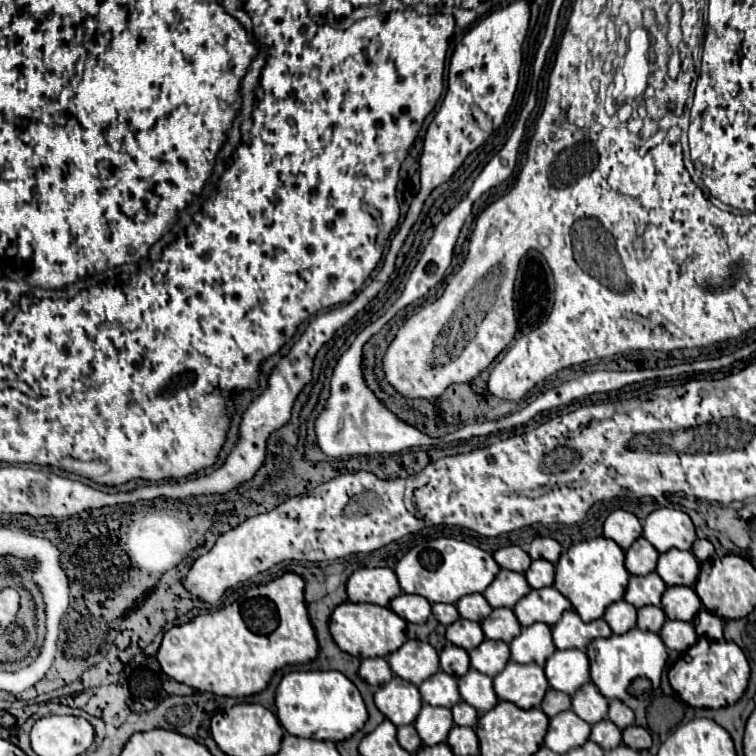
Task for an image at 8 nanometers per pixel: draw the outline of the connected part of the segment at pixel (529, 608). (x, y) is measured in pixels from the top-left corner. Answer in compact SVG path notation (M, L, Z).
M544 587L532 589L526 597L522 597L522 601L518 601L518 605L514 607L514 613L522 627L528 627L536 621L556 625L562 613L568 609L572 609L572 603L562 593L558 593L558 589Z

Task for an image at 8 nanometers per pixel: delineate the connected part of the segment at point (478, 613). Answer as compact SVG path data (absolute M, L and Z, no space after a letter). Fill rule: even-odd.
M482 593L464 595L464 597L456 603L456 609L458 609L458 613L460 613L464 619L470 619L470 621L482 621L482 619L486 619L486 617L492 613L492 607L488 605L488 601L484 599Z

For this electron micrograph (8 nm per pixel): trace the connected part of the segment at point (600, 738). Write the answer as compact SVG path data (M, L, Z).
M602 719L600 723L596 723L592 727L590 739L594 743L598 743L604 751L608 751L608 749L614 749L622 743L622 731L610 719Z

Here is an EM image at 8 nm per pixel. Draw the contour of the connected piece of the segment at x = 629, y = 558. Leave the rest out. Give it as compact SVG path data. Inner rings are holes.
M638 537L630 549L626 551L626 569L632 575L646 575L656 569L660 553L646 541L644 537Z

